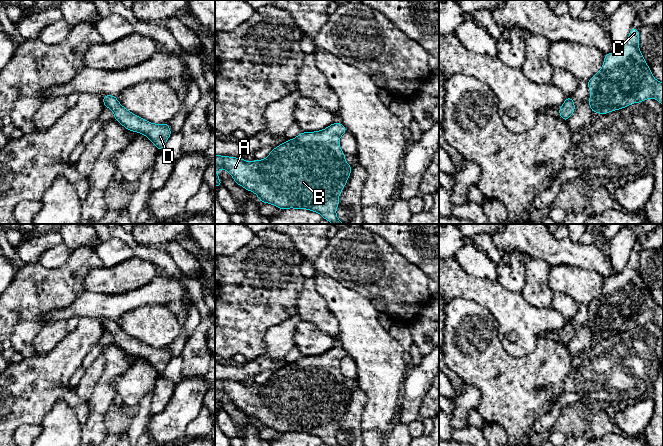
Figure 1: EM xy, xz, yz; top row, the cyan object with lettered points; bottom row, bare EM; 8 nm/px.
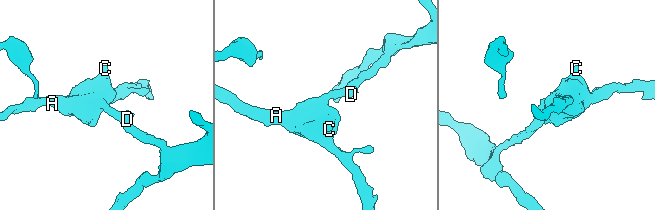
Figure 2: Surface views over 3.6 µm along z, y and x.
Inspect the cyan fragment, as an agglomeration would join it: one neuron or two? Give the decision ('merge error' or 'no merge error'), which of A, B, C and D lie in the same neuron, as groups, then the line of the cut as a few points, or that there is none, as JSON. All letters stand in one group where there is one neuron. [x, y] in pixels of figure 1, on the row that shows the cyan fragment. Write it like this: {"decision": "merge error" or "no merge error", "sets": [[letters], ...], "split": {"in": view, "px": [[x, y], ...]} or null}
{"decision": "no merge error", "sets": [["A", "B", "C", "D"]], "split": null}

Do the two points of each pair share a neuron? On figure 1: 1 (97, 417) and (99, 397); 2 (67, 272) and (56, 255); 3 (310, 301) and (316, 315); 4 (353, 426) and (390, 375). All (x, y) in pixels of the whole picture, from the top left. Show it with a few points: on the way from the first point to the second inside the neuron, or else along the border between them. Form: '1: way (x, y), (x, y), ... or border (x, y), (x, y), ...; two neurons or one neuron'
1: way (97, 412), (99, 402); one neuron
2: border (72, 251), (59, 266), (47, 268), (39, 263); two neurons
3: way (310, 304), (316, 312); one neuron
4: border (359, 422), (362, 435); two neurons

